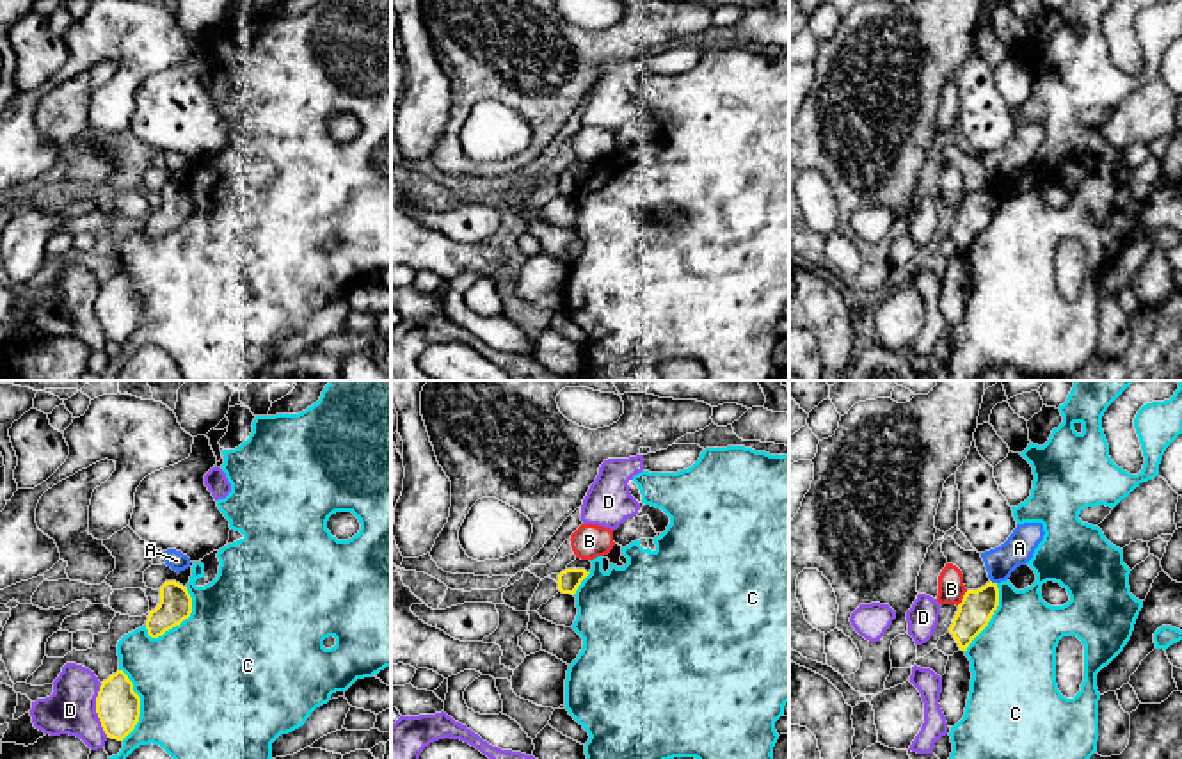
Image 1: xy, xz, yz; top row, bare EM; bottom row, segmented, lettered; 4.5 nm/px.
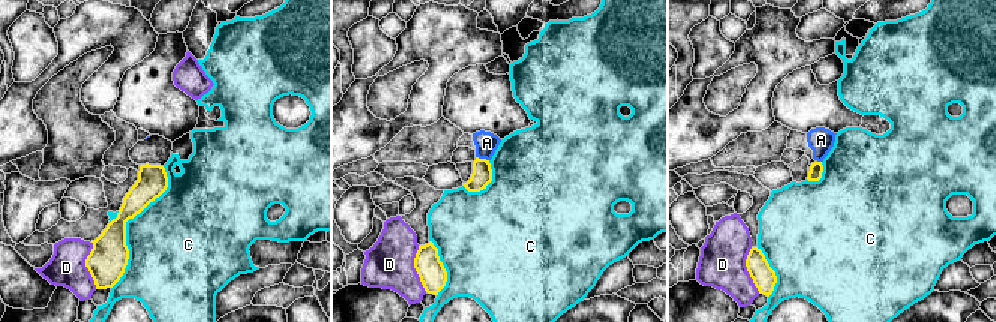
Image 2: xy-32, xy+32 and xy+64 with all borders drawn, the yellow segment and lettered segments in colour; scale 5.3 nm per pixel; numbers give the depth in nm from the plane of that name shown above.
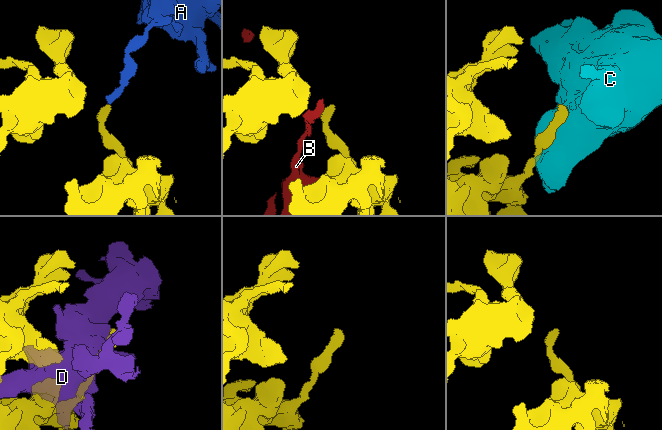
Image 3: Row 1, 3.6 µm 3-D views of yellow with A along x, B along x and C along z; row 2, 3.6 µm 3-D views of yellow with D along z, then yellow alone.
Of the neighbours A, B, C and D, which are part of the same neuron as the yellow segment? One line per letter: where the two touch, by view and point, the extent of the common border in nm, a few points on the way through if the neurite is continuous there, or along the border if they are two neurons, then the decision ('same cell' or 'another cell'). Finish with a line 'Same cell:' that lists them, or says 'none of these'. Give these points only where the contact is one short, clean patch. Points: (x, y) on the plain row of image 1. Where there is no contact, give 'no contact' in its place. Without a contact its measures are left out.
A: meets yellow in yz at (994, 185); contact 40 nm long; border along yz (990, 182), (996, 185); another cell
B: meets yellow in yz at (964, 199); contact 90 nm long; another cell
C: meets yellow in xy at (183, 221); contact 280 nm long; another cell
D: meets yellow in xy at (96, 311); contact 260 nm long; another cell
Same cell: none of these

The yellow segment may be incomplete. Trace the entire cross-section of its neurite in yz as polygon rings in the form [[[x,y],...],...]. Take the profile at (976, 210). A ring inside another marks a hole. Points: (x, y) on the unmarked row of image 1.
[[[986,185],[978,192],[967,192],[953,220],[949,235],[960,252],[967,252],[972,242],[988,228],[999,208],[997,185]]]

